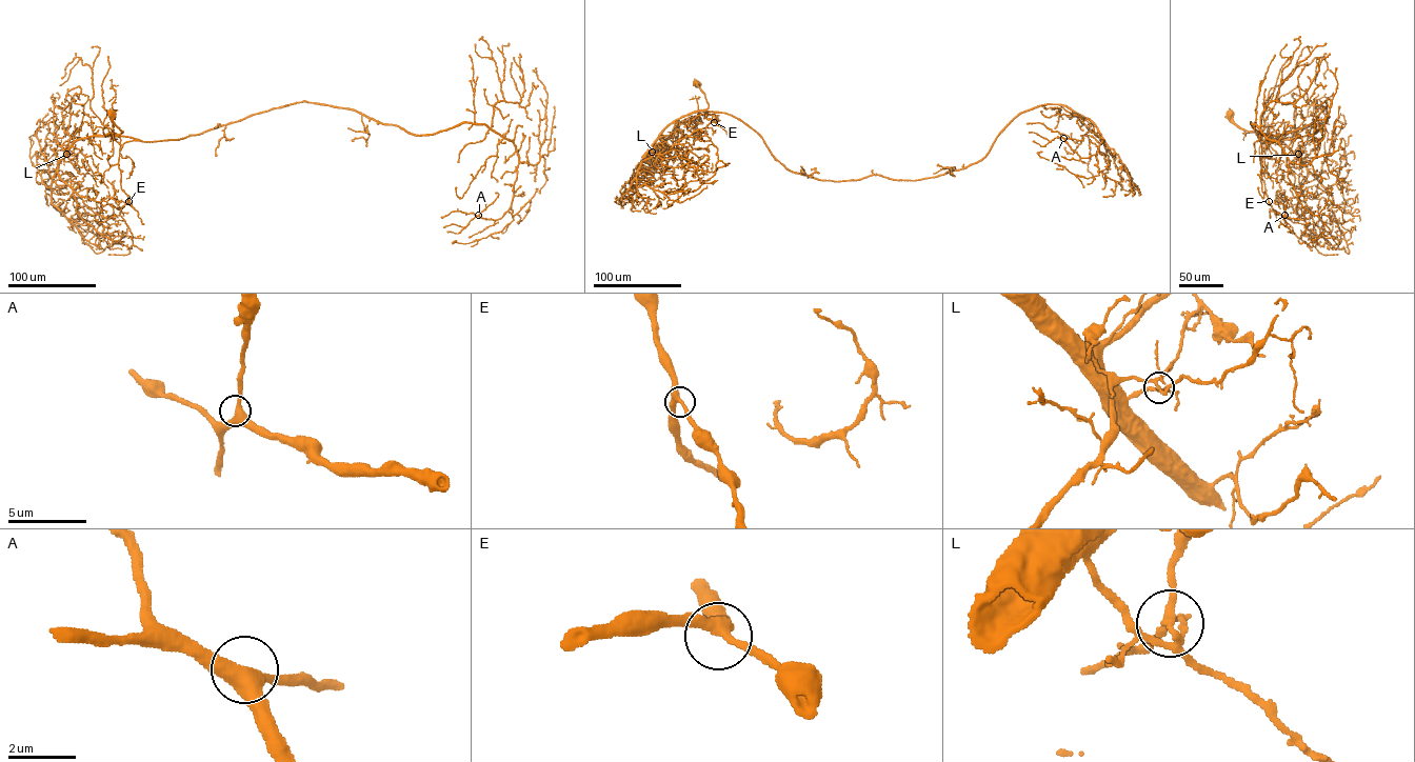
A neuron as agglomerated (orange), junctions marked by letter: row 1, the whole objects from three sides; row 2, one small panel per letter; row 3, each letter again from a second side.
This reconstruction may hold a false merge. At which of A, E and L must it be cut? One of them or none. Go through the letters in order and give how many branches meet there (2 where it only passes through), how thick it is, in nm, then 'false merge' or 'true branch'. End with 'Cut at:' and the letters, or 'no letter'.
A: 3 | 400 nm | true branch
E: 3 | 320 nm | true branch
L: 5 | 200 nm | false merge
Cut at: L

